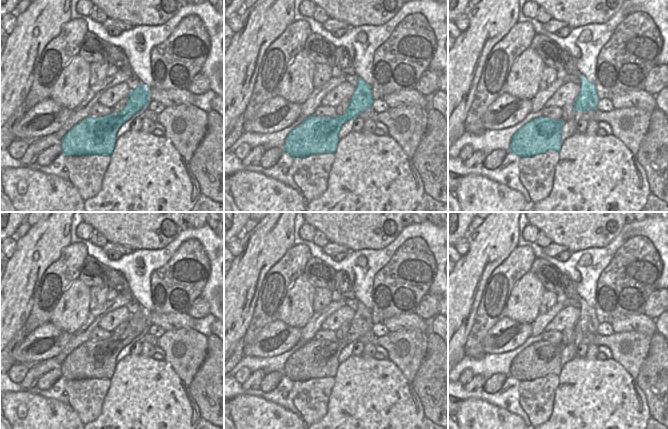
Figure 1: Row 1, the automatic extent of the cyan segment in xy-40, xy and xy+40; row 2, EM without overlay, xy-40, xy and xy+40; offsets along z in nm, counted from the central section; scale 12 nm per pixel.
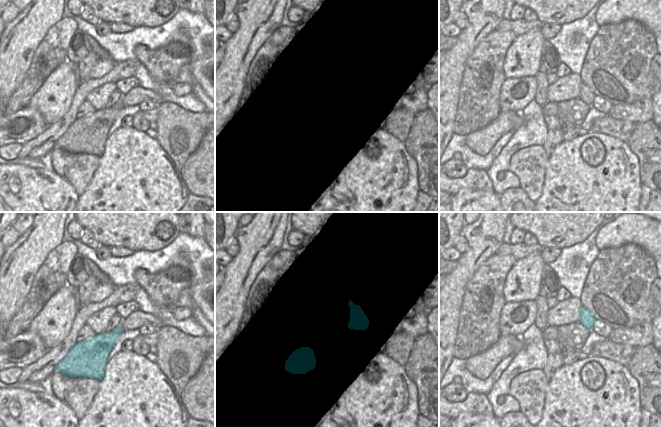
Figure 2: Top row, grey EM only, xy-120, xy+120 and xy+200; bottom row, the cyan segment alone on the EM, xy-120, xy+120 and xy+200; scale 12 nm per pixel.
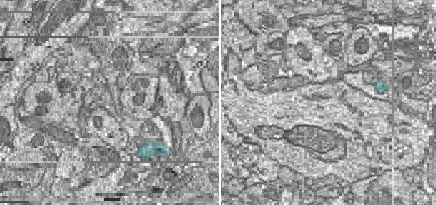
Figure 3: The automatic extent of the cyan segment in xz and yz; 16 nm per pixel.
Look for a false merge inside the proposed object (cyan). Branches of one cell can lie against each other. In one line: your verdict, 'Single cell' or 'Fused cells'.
Single cell.

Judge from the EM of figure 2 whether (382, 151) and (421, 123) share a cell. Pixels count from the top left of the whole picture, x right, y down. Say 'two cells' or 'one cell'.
two cells

